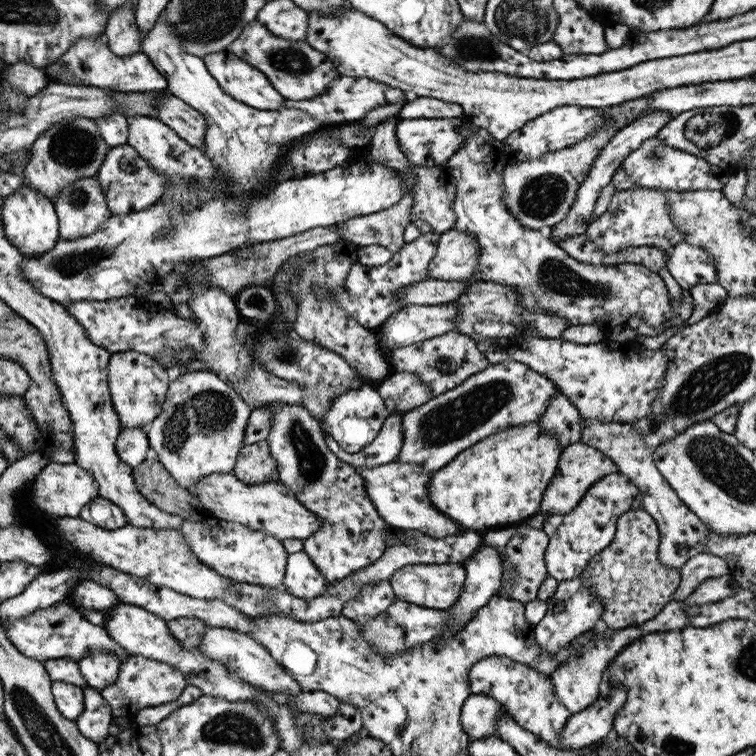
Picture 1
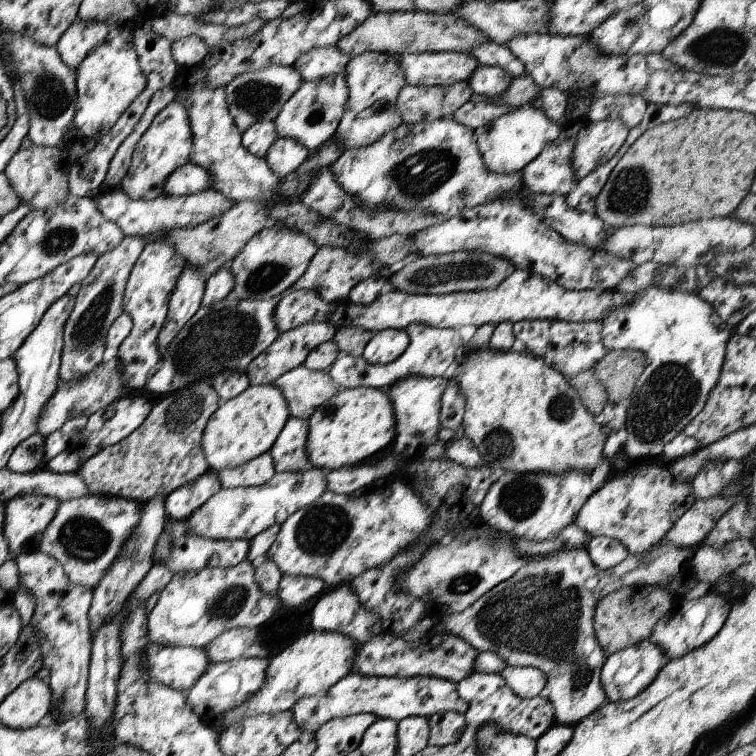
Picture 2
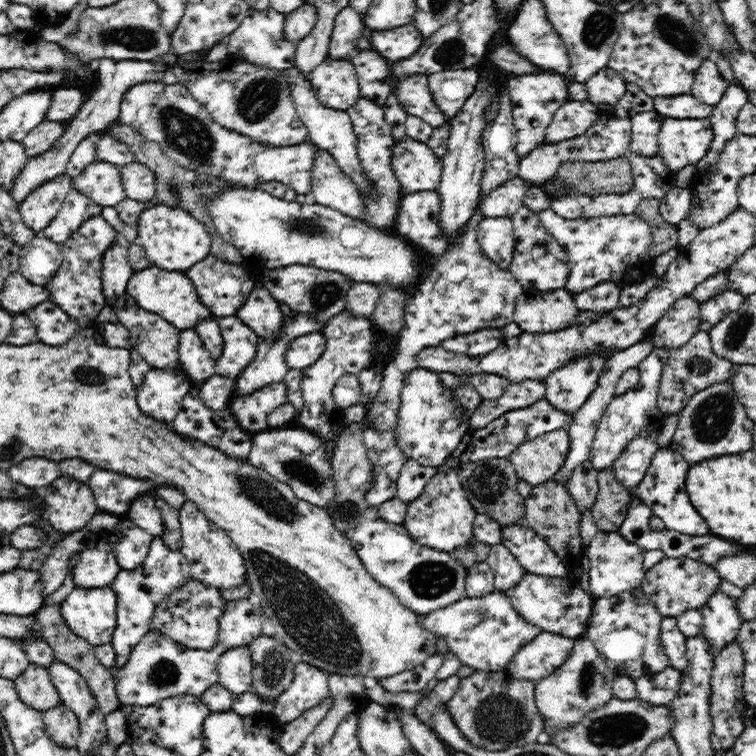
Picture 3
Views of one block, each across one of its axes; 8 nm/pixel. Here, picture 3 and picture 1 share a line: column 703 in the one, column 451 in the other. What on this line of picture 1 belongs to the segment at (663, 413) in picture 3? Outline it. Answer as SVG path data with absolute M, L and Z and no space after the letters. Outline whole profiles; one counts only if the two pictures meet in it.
M455 330L395 348L391 351L391 363L394 371L407 370L411 374L417 374L419 380L431 390L431 397L439 396L451 388L454 389L465 378L490 365L483 353L477 349L475 341Z

